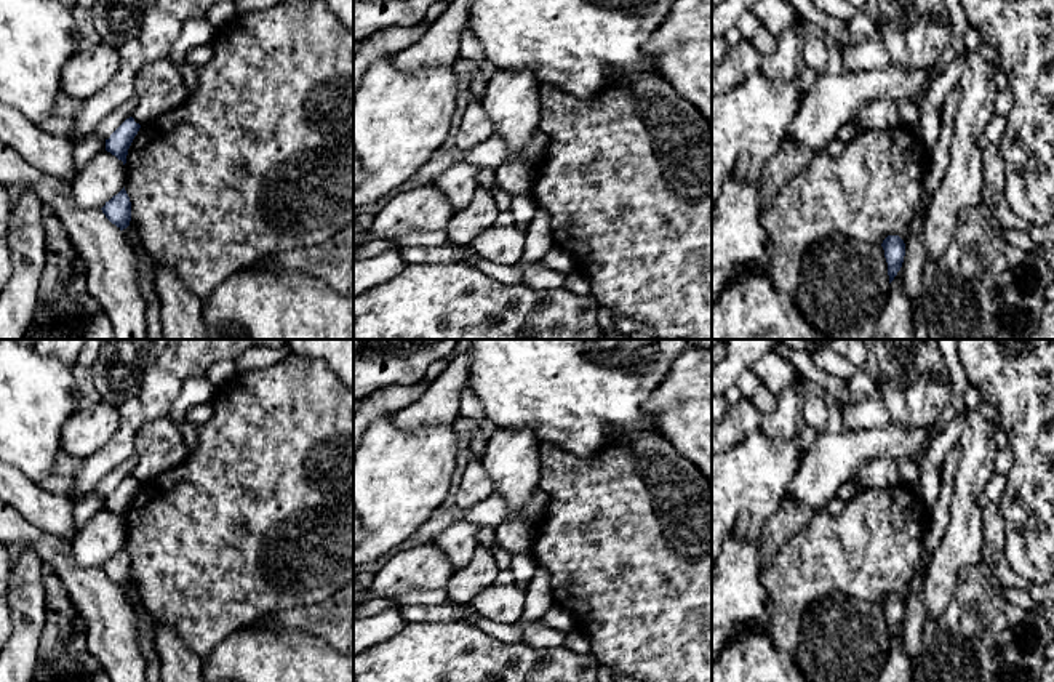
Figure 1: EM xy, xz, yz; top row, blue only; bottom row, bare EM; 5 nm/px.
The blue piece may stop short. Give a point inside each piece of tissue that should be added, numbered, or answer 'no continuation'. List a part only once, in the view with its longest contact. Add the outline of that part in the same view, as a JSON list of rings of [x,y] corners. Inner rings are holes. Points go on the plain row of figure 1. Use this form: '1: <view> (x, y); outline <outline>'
no continuation

